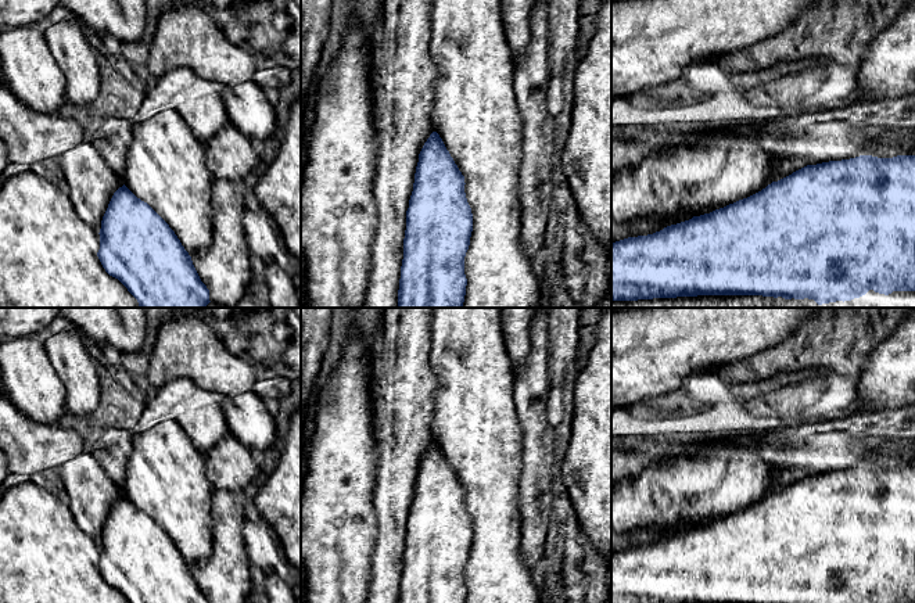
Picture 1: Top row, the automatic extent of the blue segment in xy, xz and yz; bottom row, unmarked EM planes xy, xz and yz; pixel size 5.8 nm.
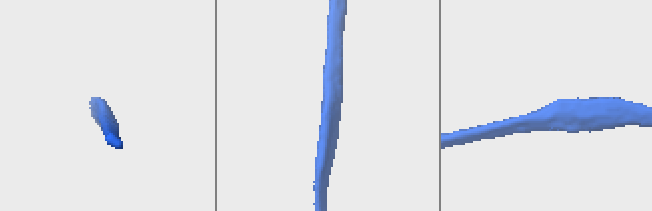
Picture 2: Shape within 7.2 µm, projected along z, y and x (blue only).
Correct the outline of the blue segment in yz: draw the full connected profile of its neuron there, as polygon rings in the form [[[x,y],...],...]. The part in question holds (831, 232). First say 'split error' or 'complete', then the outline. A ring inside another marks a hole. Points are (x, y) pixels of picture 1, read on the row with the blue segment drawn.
complete; [[[860,155],[850,159],[807,165],[768,184],[761,191],[715,209],[671,225],[647,236],[628,237],[611,243],[611,302],[697,295],[762,295],[785,299],[814,299],[818,305],[851,301],[869,290],[889,295],[893,291],[915,291],[915,155],[878,158]]]

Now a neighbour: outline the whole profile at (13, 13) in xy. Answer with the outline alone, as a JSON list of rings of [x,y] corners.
[[[0,0],[0,26],[30,26],[47,18],[60,0]]]

